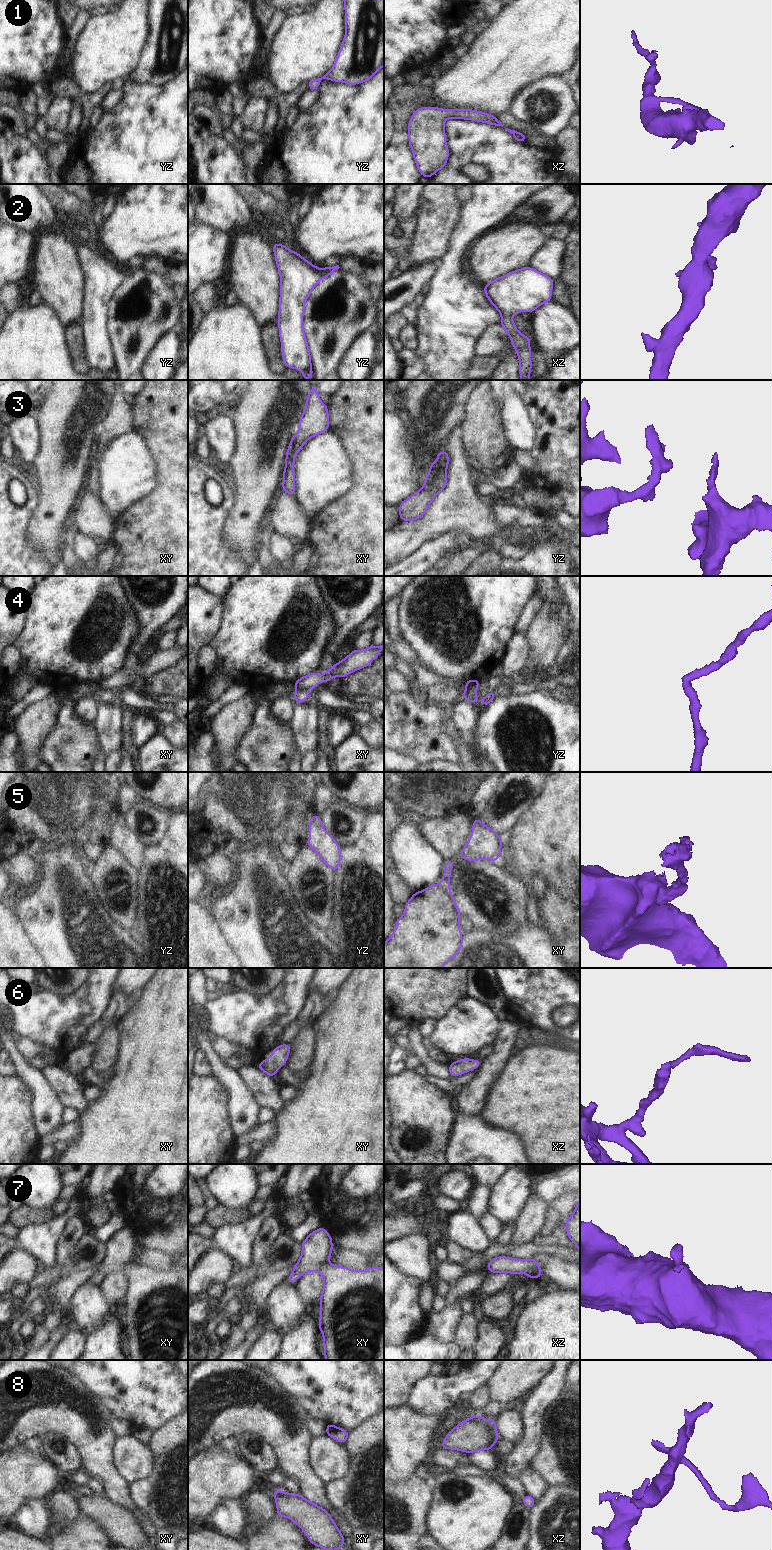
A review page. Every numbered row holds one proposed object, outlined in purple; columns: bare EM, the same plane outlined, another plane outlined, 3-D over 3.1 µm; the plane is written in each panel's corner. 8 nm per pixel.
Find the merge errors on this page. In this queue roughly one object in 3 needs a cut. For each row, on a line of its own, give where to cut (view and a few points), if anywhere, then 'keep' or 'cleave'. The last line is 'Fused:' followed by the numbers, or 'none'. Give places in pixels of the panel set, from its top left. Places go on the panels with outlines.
1: no cut | keep
2: no cut | keep
3: no cut | keep
4: xy (305, 689), (296, 691) | cleave
5: no cut | keep
6: no cut | keep
7: no cut | keep
8: xz (479, 1419), (495, 1430) | cleave
Fused: 4, 8

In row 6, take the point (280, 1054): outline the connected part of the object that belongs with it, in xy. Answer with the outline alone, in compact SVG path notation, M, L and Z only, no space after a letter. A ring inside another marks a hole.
M290 1043L276 1047L271 1057L260 1062L257 1068L264 1071L269 1077L273 1077L278 1072L280 1066L285 1066L290 1049Z

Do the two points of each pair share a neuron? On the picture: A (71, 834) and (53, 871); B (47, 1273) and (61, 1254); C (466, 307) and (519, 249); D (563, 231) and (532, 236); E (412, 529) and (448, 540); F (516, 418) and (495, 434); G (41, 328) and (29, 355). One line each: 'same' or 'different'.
A: different
B: different
C: different
D: different
E: different
F: different
G: same

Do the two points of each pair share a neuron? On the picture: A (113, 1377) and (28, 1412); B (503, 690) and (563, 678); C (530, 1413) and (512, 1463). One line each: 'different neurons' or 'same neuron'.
A: different neurons
B: same neuron
C: same neuron

